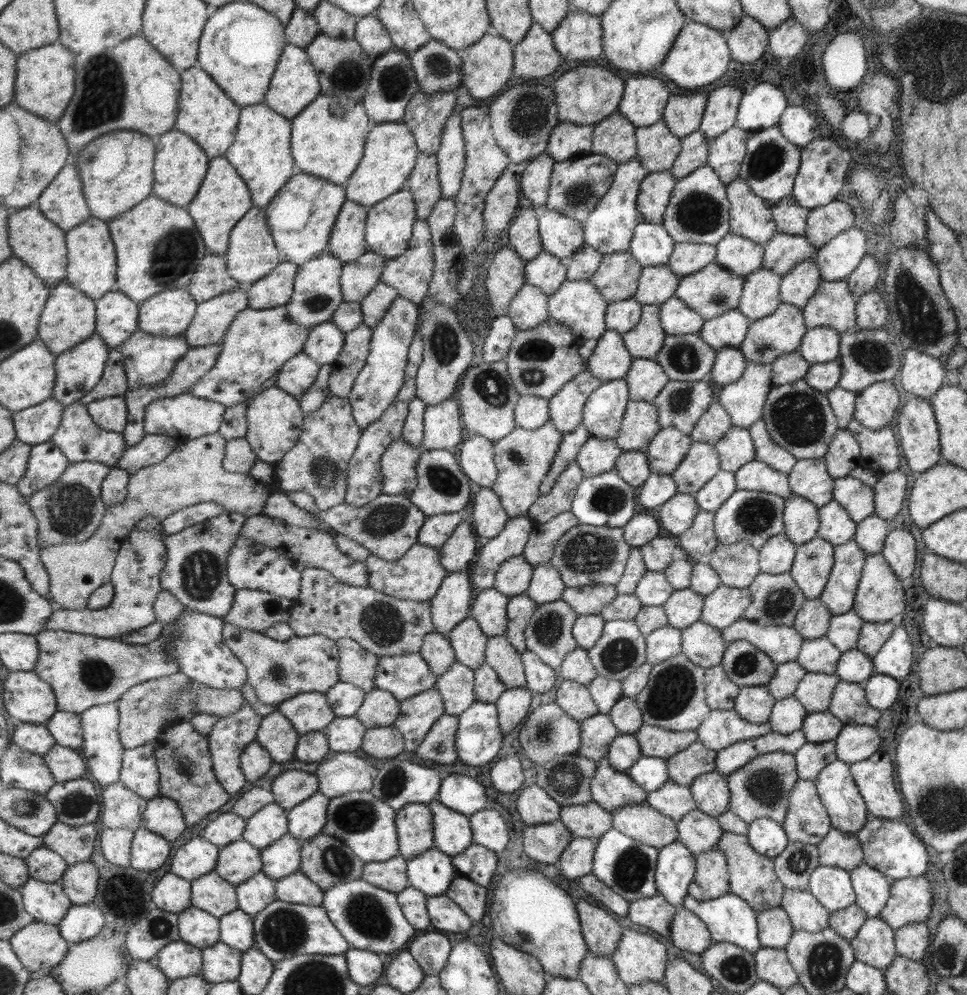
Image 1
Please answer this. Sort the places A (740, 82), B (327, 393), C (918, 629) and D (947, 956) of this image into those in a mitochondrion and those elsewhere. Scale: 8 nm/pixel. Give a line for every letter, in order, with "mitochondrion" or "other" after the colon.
A: other
B: other
C: other
D: mitochondrion

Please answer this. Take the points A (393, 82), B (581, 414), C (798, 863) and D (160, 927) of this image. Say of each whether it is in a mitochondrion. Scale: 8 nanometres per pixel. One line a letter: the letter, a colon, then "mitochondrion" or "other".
A: mitochondrion
B: other
C: mitochondrion
D: mitochondrion

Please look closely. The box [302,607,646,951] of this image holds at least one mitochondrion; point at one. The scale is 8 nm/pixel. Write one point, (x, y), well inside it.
(366, 914)

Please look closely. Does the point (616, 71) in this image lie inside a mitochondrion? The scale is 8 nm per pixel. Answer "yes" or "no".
no

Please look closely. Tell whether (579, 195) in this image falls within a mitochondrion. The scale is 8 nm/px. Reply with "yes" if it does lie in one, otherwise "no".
yes

